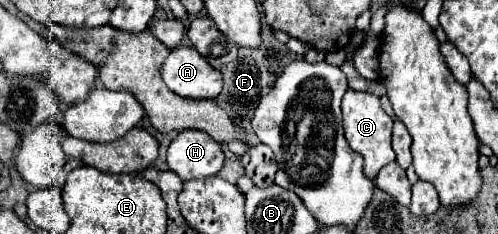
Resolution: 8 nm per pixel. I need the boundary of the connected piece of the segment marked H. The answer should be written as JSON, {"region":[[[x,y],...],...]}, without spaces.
{"region":[[[183,130],[167,150],[167,164],[183,182],[207,178],[223,168],[223,150],[207,132]]]}

